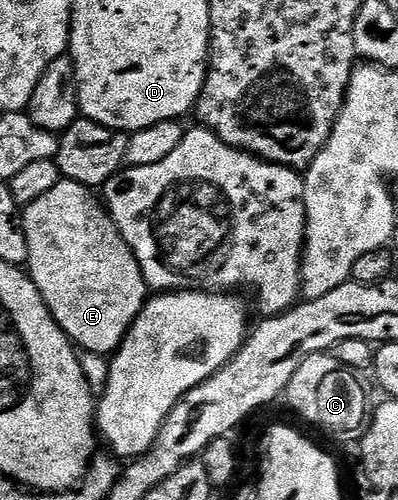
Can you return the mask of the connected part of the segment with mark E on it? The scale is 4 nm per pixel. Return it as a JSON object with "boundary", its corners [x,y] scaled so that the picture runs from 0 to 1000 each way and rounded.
{"boundary":[[[151,356],[148,366],[133,370],[133,378],[123,378],[123,386],[113,386],[113,394],[93,394],[93,402],[83,402],[68,414],[55,416],[58,464],[68,476],[68,496],[73,498],[65,532],[73,536],[73,548],[78,560],[88,566],[88,576],[103,586],[103,594],[113,602],[113,610],[126,618],[131,634],[143,642],[151,658],[168,668],[171,678],[188,688],[191,696],[279,714],[296,702],[309,686],[309,676],[319,672],[319,660],[329,656],[334,642],[354,626],[359,612],[369,608],[374,576],[364,554],[354,546],[354,530],[344,522],[334,498],[319,494],[319,484],[304,474],[304,466],[289,444],[281,442],[266,412],[246,396],[239,400],[229,390],[236,390],[231,376],[188,366],[181,358]]]}

